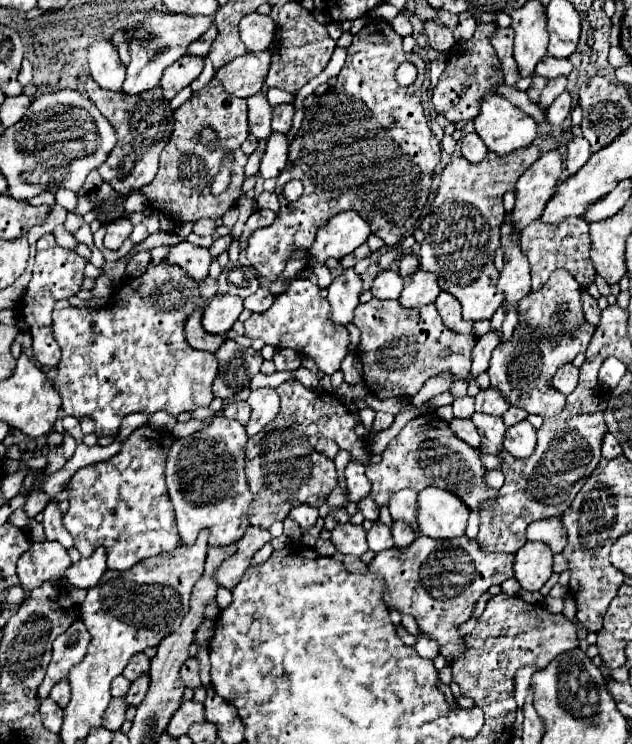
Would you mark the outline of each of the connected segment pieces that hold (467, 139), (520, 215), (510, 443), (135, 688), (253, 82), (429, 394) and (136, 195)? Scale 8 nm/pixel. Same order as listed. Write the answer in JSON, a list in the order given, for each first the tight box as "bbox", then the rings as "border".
[{"bbox":[461,132,489,164],"border":[[[469,132],[469,134],[465,134],[465,136],[461,138],[461,154],[463,154],[463,158],[467,158],[469,162],[473,162],[473,164],[481,162],[487,152],[489,152],[487,146],[483,144],[483,140],[479,140],[479,136],[477,136],[475,132]]]},{"bbox":[511,150,563,232],"border":[[[559,150],[543,152],[541,158],[523,172],[515,184],[515,208],[511,212],[515,228],[521,232],[527,224],[541,218],[545,204],[555,194],[561,178],[563,158]]]},{"bbox":[503,420,535,458],"border":[[[523,420],[515,426],[509,426],[503,438],[503,448],[515,458],[527,458],[535,450],[535,428]]]},{"bbox":[125,674,149,706],"border":[[[141,674],[137,680],[131,682],[131,688],[129,688],[127,696],[125,696],[127,704],[139,706],[141,700],[145,698],[145,694],[147,694],[147,688],[149,688],[149,674]]]},{"bbox":[215,52,271,98],"border":[[[247,52],[233,62],[221,66],[215,74],[215,78],[223,84],[223,88],[233,94],[247,98],[251,94],[257,94],[263,84],[269,70],[271,54],[269,52]]]},{"bbox":[409,372,455,406],"border":[[[441,372],[441,374],[437,374],[437,376],[431,376],[431,378],[421,386],[421,390],[419,390],[415,396],[409,398],[409,402],[411,402],[413,406],[419,406],[419,404],[431,400],[431,398],[437,396],[437,394],[447,392],[453,382],[455,382],[455,378],[453,378],[451,372]]]},{"bbox":[125,190,147,212],"border":[[[139,190],[131,192],[131,196],[125,198],[125,210],[127,212],[143,212],[145,206],[147,206],[147,200]]]}]

